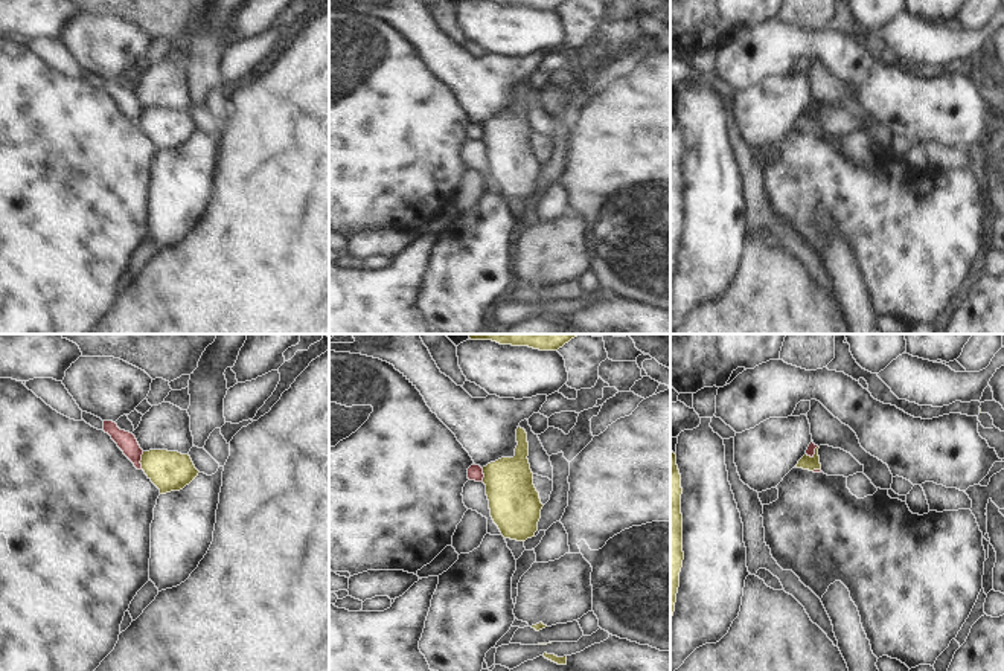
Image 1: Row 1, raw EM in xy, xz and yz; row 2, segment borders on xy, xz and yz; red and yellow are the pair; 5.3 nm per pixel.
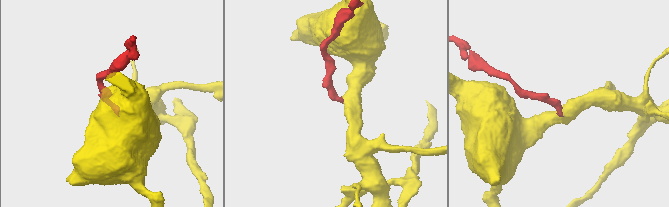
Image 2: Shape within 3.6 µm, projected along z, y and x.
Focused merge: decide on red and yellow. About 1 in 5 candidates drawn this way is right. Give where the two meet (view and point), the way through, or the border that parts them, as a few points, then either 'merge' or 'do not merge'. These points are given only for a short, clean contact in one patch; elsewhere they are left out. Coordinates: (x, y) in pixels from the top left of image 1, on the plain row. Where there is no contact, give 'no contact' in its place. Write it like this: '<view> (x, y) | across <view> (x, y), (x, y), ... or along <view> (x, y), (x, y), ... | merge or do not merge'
xy (140, 118) | along xy (143, 110), (140, 127) | do not merge

